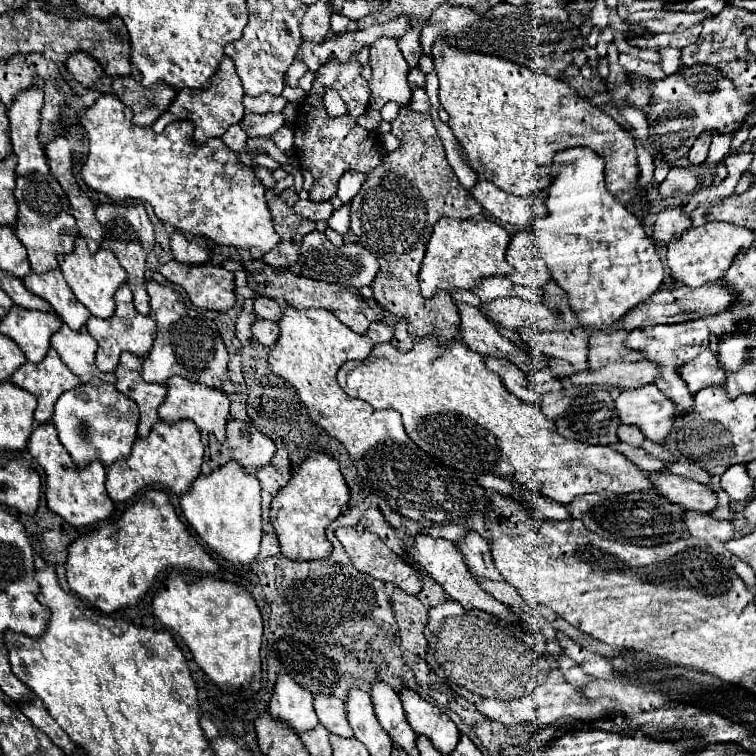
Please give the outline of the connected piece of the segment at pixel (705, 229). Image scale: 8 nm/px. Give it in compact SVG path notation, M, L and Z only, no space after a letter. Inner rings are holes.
M709 222L699 228L689 228L681 234L681 238L673 238L667 244L667 264L671 268L673 282L687 286L711 284L729 270L735 254L741 248L749 248L751 244L753 244L753 232L729 222Z

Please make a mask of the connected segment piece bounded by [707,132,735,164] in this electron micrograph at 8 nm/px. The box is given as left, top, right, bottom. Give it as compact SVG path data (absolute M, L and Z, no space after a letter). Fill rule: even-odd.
M731 132L729 136L727 134L713 134L713 142L711 142L711 148L709 148L709 156L707 156L707 162L713 164L713 160L723 160L725 152L731 148L731 140L733 140L735 132Z

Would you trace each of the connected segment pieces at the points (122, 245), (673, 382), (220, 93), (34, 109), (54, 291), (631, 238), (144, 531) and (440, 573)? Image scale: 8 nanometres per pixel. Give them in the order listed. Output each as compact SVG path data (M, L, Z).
M121 202L121 204L101 204L97 208L97 220L101 220L101 224L107 228L107 236L103 238L101 248L109 248L113 250L113 254L117 256L117 260L121 262L121 266L127 270L127 286L133 292L133 302L139 314L149 316L151 308L149 308L149 296L145 290L145 258L149 254L149 250L153 248L153 224L147 218L145 206L141 202Z
M677 316L677 318L673 318L671 324L653 324L653 326L644 324L633 330L633 332L629 332L629 338L625 340L627 348L639 350L639 352L645 354L645 360L659 364L661 374L657 376L655 386L659 386L669 400L673 400L675 404L681 404L683 412L689 412L693 408L693 396L691 396L691 392L687 392L687 384L679 378L677 368L681 364L693 360L709 344L709 330L707 330L705 322L693 320L689 326L685 326L683 322L689 320L689 318L691 316Z
M225 56L213 76L213 82L211 82L211 88L201 90L191 90L190 96L181 96L177 94L177 98L173 100L171 108L167 108L167 112L163 116L159 116L159 120L151 126L155 134L161 134L163 128L169 124L169 122L175 122L175 120L191 120L193 126L195 126L195 142L197 144L205 144L209 138L217 138L221 136L231 124L237 124L241 118L243 118L243 104L241 104L241 98L243 98L243 86L241 86L241 80L237 76L237 70L235 70L235 64L229 56Z
M29 88L15 96L15 102L7 112L11 124L11 144L19 160L15 168L17 176L27 176L31 172L49 174L45 152L41 150L41 144L37 140L41 106L43 92L39 88Z
M59 268L43 272L43 274L31 272L23 280L23 284L27 286L29 292L33 292L35 296L41 296L43 300L47 300L69 328L79 332L87 324L91 314L87 312L87 308L83 304L79 304L79 300L71 292L71 288L65 282Z
M567 148L557 152L551 164L551 186L547 190L549 214L531 222L531 230L539 242L541 258L547 264L551 278L569 294L569 304L577 314L579 324L593 326L597 330L609 328L633 306L647 300L661 288L665 278L665 268L653 238L647 236L641 220L607 190L603 170L603 158L589 148Z
M147 490L131 508L123 512L119 522L75 540L69 548L65 570L67 584L73 594L103 614L111 614L125 606L135 606L153 586L157 574L175 566L205 574L217 572L217 562L177 518L169 496L161 490Z
M417 534L415 540L413 540L413 544L407 546L405 552L407 552L407 558L409 558L409 560L413 560L421 570L425 570L435 582L439 582L441 588L445 590L445 594L449 594L449 598L455 600L455 602L459 602L463 608L467 608L467 610L469 610L469 608L479 608L479 610L489 612L489 614L493 614L493 616L499 616L499 618L503 618L503 620L511 620L513 624L517 622L517 618L513 616L513 612L511 612L505 604L497 602L491 594L487 594L487 592L477 584L477 580L471 576L471 572L467 572L467 566L463 564L463 560L459 560L459 552L457 552L455 544L451 544L449 540L431 538L431 536L425 536L425 534L423 534L423 536Z

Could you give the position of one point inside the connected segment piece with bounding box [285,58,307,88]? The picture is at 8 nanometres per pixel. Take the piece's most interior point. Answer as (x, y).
(297, 70)

